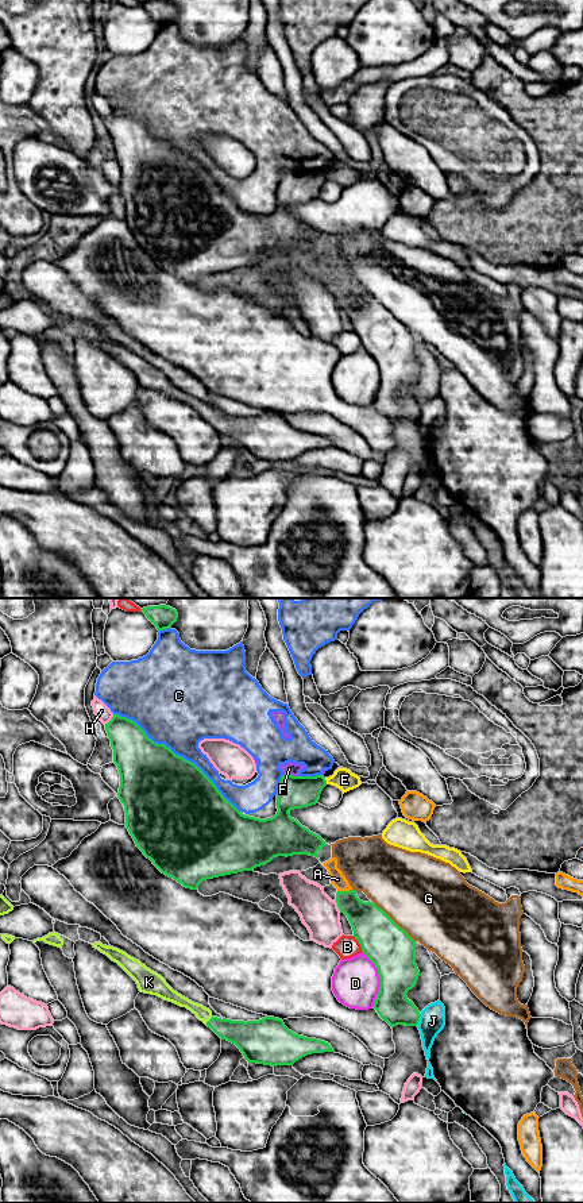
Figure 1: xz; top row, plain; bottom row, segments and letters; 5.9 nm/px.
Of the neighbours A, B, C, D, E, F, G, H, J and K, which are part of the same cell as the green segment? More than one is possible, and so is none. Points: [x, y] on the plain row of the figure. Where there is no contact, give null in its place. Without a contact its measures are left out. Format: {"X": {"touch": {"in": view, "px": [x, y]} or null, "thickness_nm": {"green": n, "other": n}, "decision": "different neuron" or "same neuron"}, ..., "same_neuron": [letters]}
{"A": {"touch": {"in": "xz", "px": [344, 286]}, "thickness_nm": {"green": 220, "other": 90}, "decision": "different neuron"}, "B": {"touch": {"in": "xz", "px": [359, 338]}, "thickness_nm": {"green": 280, "other": 140}, "decision": "different neuron"}, "C": {"touch": {"in": "xz", "px": [177, 150]}, "thickness_nm": {"green": 500, "other": 400}, "decision": "different neuron"}, "D": {"touch": {"in": "xz", "px": [381, 374]}, "thickness_nm": {"green": 280, "other": 280}, "decision": "different neuron"}, "E": {"touch": {"in": "xz", "px": [325, 176]}, "thickness_nm": {"green": 190, "other": 120}, "decision": "different neuron"}, "F": {"touch": {"in": "xz", "px": [292, 170]}, "thickness_nm": {"green": 190, "other": 80}, "decision": "different neuron"}, "G": {"touch": {"in": "xz", "px": [393, 316]}, "thickness_nm": {"green": 280, "other": 480}, "decision": "different neuron"}, "H": {"touch": {"in": "xz", "px": [111, 115]}, "thickness_nm": {"green": 260, "other": 90}, "decision": "different neuron"}, "J": {"touch": {"in": "xz", "px": [419, 415]}, "thickness_nm": {"green": 200, "other": 160}, "decision": "different neuron"}, "K": {"touch": {"in": "xz", "px": [208, 416]}, "thickness_nm": {"green": 180, "other": 90}, "decision": "same neuron"}, "same_neuron": ["K"]}

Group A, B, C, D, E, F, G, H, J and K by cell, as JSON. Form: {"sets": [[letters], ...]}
{"sets": [["A"], ["B"], ["C", "F"], ["D"], ["E"], ["G"], ["H"], ["J"], ["K"]]}

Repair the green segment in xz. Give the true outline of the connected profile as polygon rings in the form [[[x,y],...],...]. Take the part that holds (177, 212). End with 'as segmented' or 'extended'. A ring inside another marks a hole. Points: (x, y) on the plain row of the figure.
[[[113,109],[105,119],[105,126],[113,144],[113,158],[120,169],[117,193],[124,200],[124,220],[143,250],[162,269],[184,282],[197,285],[202,275],[252,266],[278,251],[309,250],[318,254],[317,247],[325,242],[325,236],[292,213],[289,207],[318,198],[320,189],[327,181],[324,170],[282,170],[277,186],[278,207],[271,213],[260,215],[242,209],[194,158],[175,150],[165,139],[154,138],[135,116]]]; as segmented

